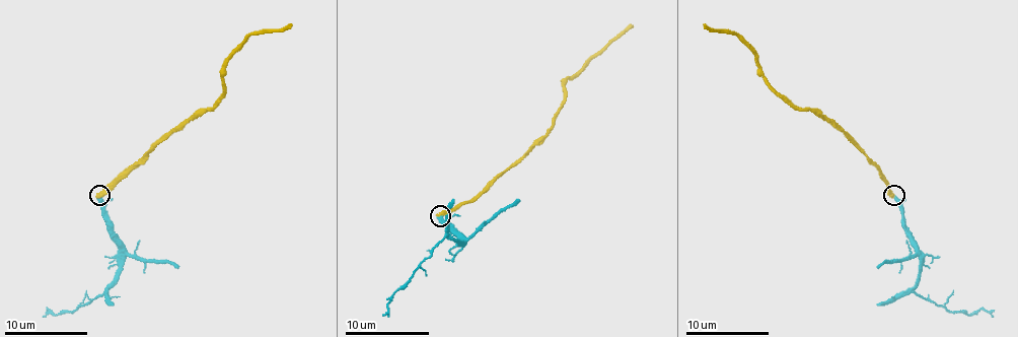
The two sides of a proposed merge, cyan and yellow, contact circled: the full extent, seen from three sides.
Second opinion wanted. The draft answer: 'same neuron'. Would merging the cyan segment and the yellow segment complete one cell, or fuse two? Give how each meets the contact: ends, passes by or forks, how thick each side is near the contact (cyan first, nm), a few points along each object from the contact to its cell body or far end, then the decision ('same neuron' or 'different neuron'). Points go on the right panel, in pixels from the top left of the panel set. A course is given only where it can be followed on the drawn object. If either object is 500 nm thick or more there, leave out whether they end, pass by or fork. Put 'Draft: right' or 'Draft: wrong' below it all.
cyan ends; yellow ends; calibres 400 and 440 nm; course cyan (893, 195), (905, 234), (920, 259), (914, 290), (951, 312), (970, 314), (983, 310), (993, 316); course yellow (893, 195), (880, 172), (841, 132), (793, 107), (779, 92), (757, 57), (734, 34), (712, 31), (704, 23); same neuron
Draft: right

